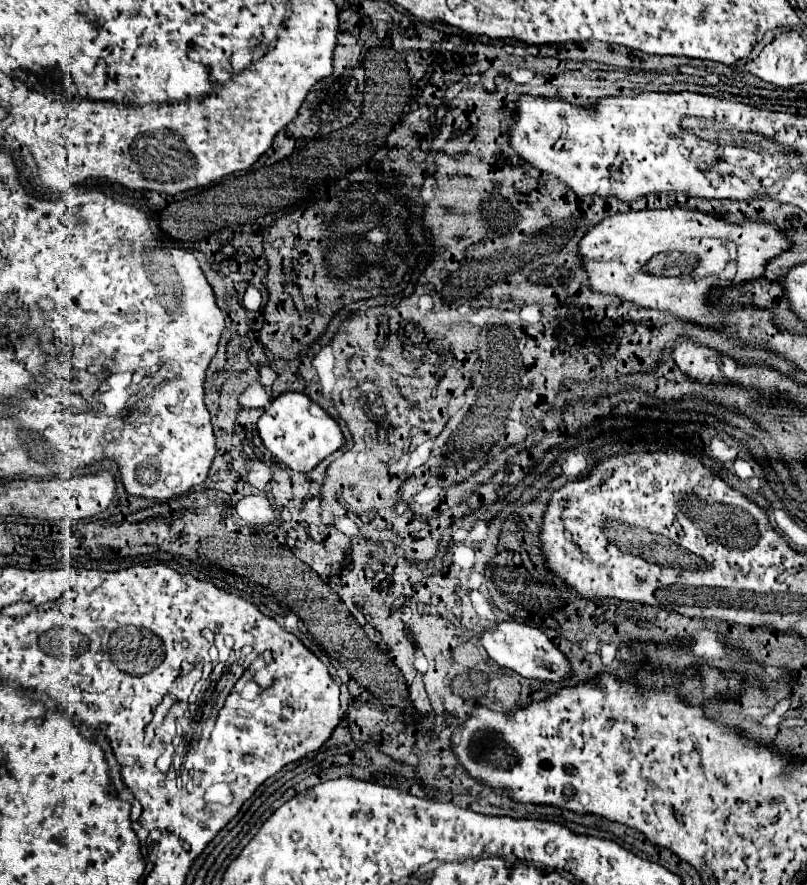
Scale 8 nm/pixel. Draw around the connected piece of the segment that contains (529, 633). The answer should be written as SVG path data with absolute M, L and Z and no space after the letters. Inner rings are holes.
M502 622L492 630L486 630L482 634L482 646L486 648L488 656L514 672L518 672L524 678L532 680L542 680L542 682L562 682L572 676L570 660L564 656L560 648L552 644L552 640L538 628L526 626L526 624L516 624L516 622Z

